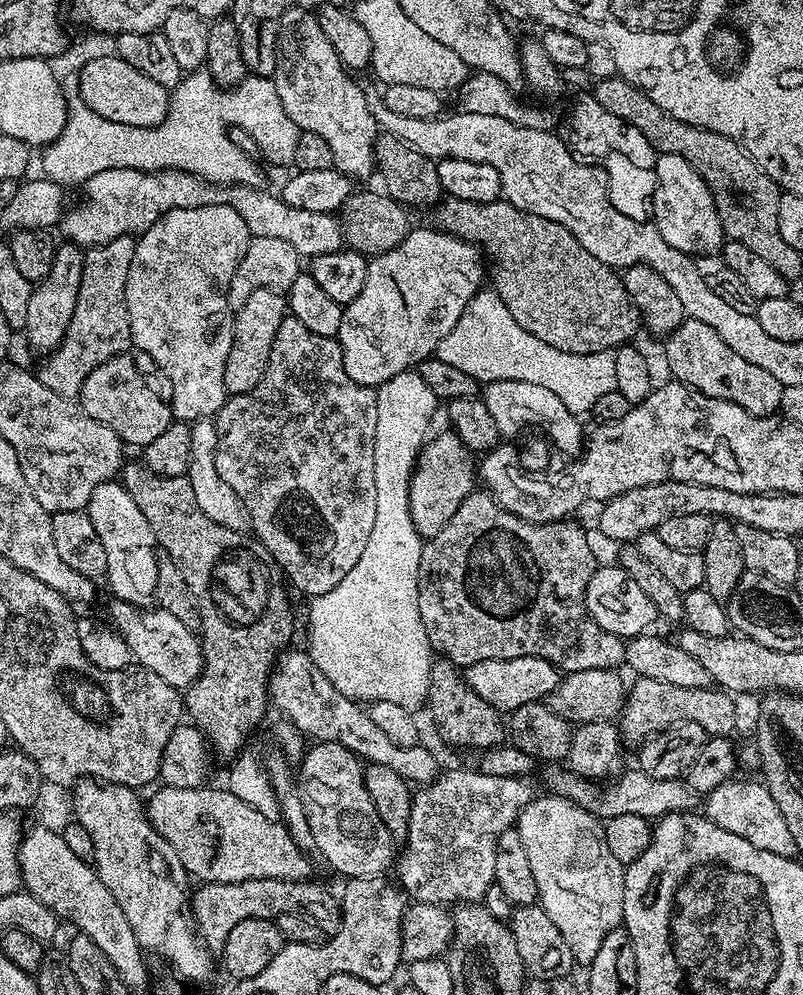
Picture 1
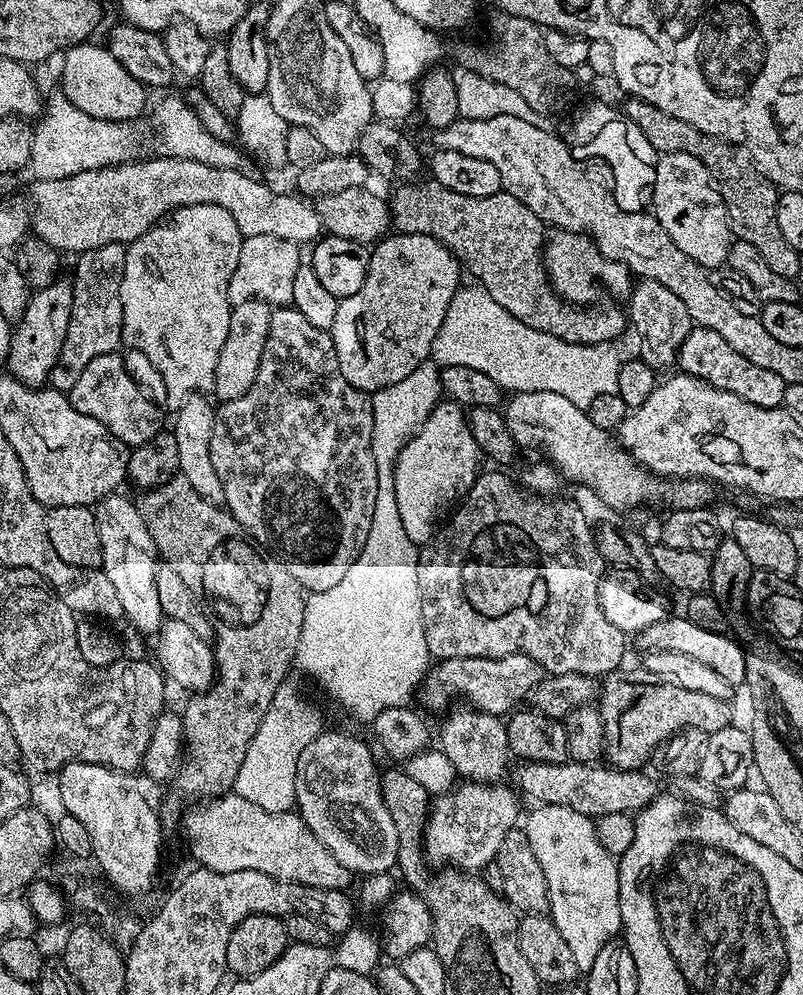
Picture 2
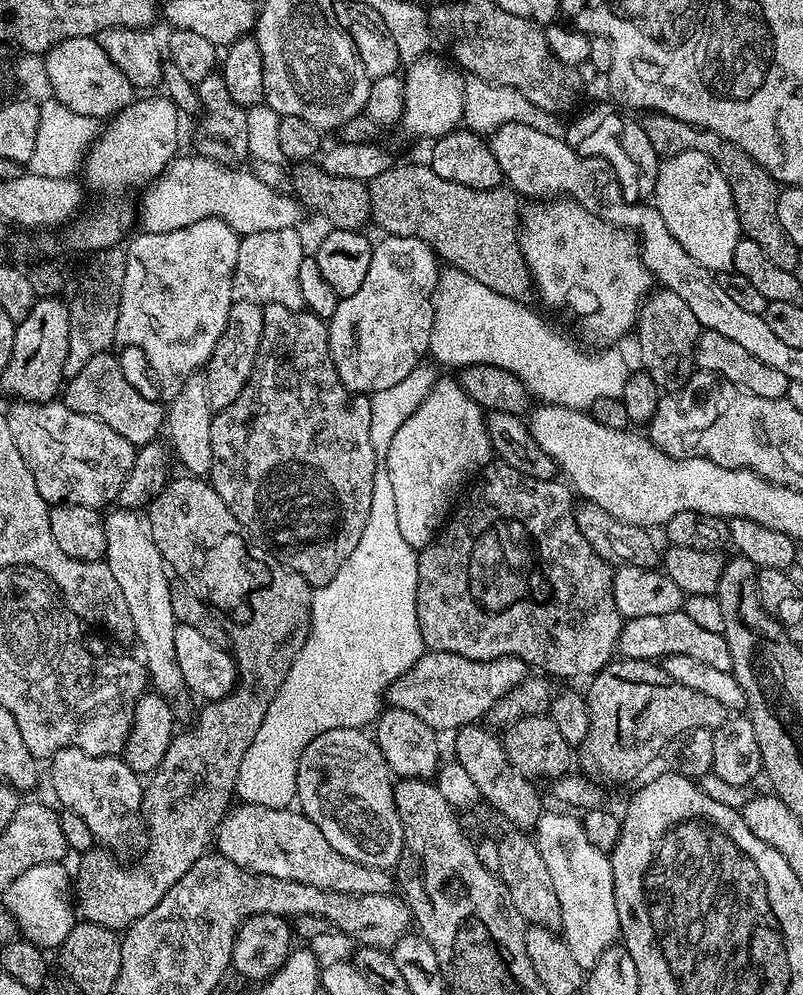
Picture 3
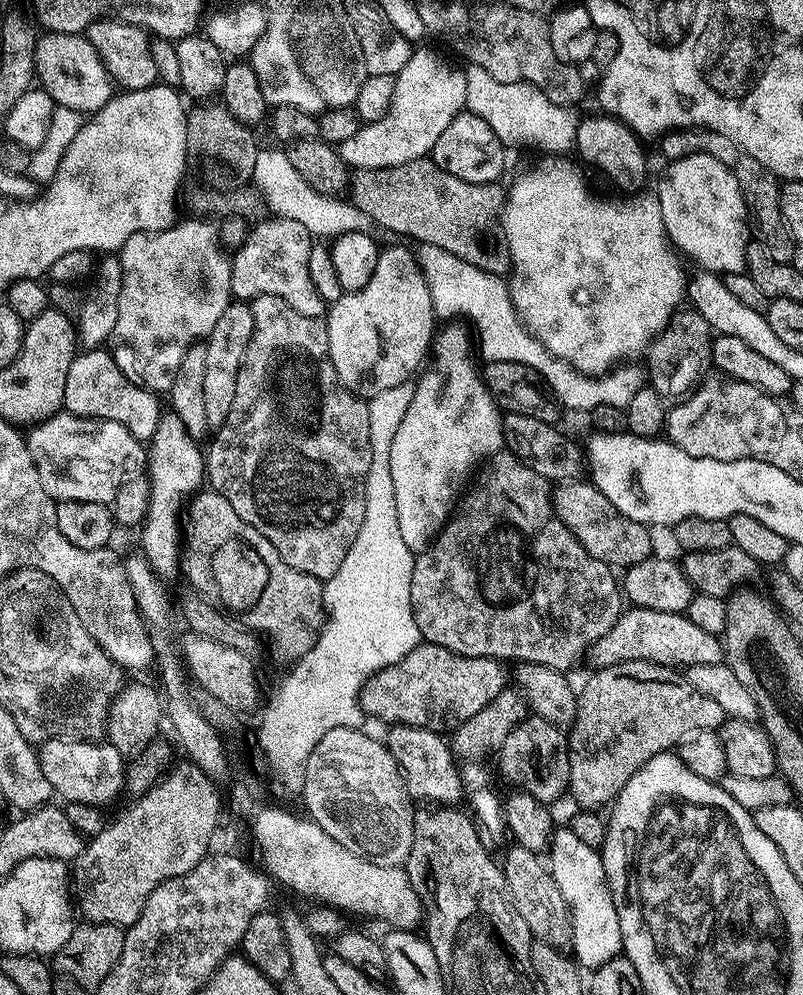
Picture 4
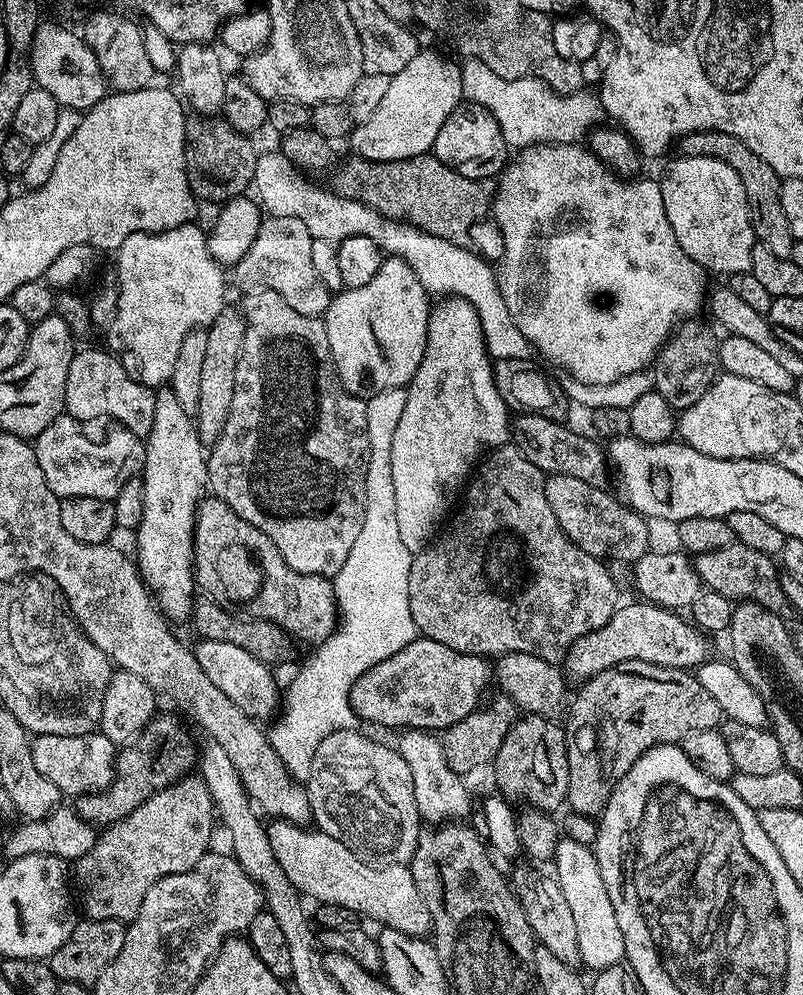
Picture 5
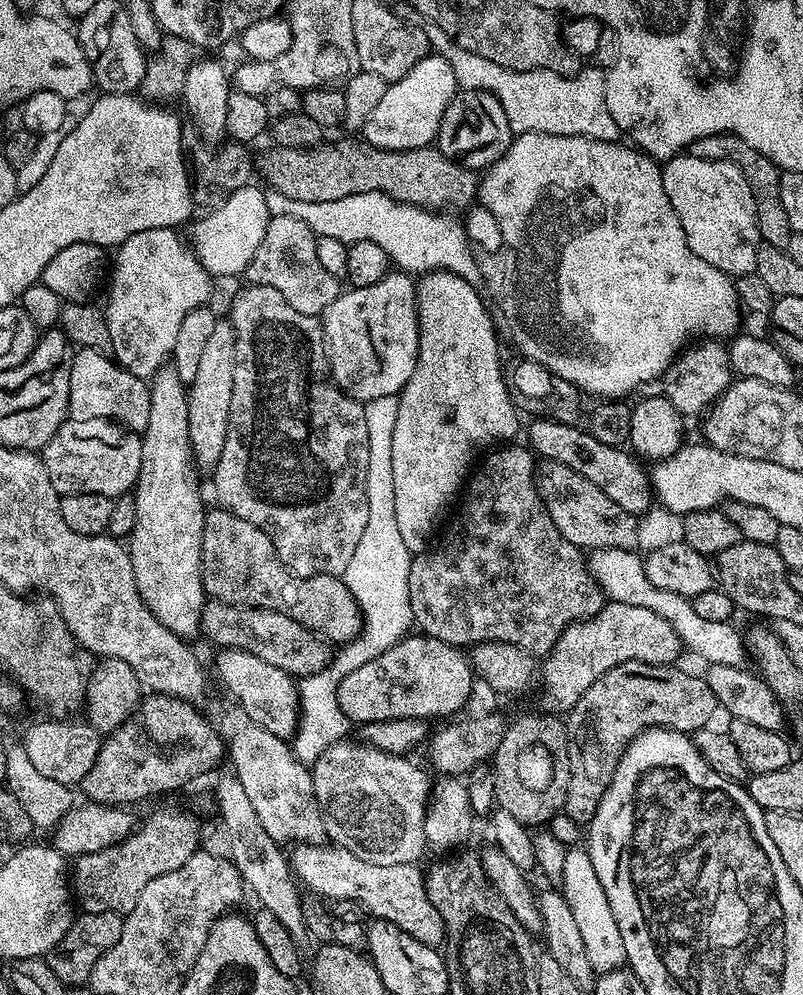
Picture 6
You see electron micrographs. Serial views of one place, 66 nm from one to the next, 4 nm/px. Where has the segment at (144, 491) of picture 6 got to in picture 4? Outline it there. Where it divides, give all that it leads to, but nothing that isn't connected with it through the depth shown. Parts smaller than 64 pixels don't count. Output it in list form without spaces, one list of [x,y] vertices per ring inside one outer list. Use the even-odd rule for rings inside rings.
[[[168,410],[161,415],[158,430],[154,430],[152,439],[146,448],[146,475],[152,484],[152,493],[150,494],[148,517],[144,519],[142,525],[142,531],[144,531],[142,554],[147,557],[152,568],[159,574],[165,574],[172,567],[175,569],[180,563],[180,513],[178,514],[180,498],[183,495],[183,498],[189,497],[206,480],[206,456],[195,444],[197,444],[195,437],[189,435],[182,426],[182,420],[178,418],[178,414]]]

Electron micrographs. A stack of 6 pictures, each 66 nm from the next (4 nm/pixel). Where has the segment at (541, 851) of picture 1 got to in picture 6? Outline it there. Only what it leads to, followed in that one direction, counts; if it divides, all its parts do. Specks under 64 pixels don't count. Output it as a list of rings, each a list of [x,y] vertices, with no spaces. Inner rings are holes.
[[[587,847],[568,848],[558,888],[564,893],[566,906],[570,906],[574,914],[582,942],[586,945],[586,955],[590,957],[590,966],[594,966],[598,974],[625,967],[628,958],[626,942],[622,942],[622,933],[618,930],[618,922],[614,922],[614,910],[610,910],[610,902],[606,902],[606,890],[602,890],[602,882],[598,882],[598,874],[594,874],[594,862],[590,862]]]

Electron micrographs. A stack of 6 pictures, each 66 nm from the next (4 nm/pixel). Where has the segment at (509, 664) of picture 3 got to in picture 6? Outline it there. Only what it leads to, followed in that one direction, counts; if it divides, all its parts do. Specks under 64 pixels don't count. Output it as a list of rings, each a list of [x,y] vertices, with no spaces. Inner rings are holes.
[[[409,634],[393,648],[387,648],[376,661],[366,662],[366,666],[358,666],[358,670],[350,670],[350,674],[342,678],[338,686],[338,706],[342,706],[342,714],[346,714],[346,718],[356,726],[394,718],[414,718],[425,722],[431,721],[431,716],[452,718],[471,698],[472,680],[474,673],[469,657],[461,649],[430,636]]]

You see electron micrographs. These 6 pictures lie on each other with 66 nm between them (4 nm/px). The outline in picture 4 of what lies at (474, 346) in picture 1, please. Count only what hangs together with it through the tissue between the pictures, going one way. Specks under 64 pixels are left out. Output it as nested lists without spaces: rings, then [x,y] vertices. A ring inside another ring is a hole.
[[[429,244],[423,245],[419,249],[418,259],[424,271],[424,277],[427,278],[428,289],[432,295],[432,311],[436,313],[437,317],[441,321],[444,321],[452,320],[455,316],[465,316],[472,323],[473,330],[476,331],[474,340],[478,345],[478,356],[481,361],[522,362],[522,366],[530,366],[530,370],[534,370],[540,375],[540,379],[546,385],[547,391],[565,409],[567,409],[566,407],[577,408],[578,411],[584,412],[584,414],[591,413],[594,406],[602,406],[603,404],[625,409],[630,402],[630,398],[634,398],[634,394],[640,388],[645,387],[646,372],[641,365],[639,368],[636,364],[625,363],[623,366],[613,367],[611,370],[599,376],[585,376],[584,373],[580,372],[572,364],[568,364],[561,357],[552,354],[544,343],[534,333],[529,332],[527,326],[520,320],[520,315],[516,312],[516,307],[512,305],[512,293],[509,285],[505,281],[503,284],[500,281],[503,279],[499,275],[493,272],[486,272],[470,262],[466,262],[446,250],[442,250],[438,246],[430,246]]]

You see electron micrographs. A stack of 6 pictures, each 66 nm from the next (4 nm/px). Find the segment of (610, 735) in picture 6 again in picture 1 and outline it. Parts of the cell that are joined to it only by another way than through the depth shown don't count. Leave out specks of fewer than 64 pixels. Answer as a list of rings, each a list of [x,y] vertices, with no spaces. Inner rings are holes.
[[[636,678],[631,681],[624,697],[624,707],[620,709],[618,727],[625,745],[639,746],[645,740],[655,736],[657,732],[665,732],[667,728],[673,728],[675,724],[697,724],[702,726],[709,737],[731,737],[736,728],[736,704],[729,693],[713,686],[711,688],[699,688],[690,690],[687,686],[670,686],[670,682],[654,682],[654,678]]]

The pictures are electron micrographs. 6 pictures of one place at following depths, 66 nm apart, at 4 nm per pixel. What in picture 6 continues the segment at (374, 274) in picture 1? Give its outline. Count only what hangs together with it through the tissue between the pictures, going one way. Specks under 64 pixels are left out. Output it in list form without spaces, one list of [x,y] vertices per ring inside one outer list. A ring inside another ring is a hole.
[[[399,270],[389,271],[382,282],[361,288],[349,287],[341,291],[340,297],[322,314],[324,343],[328,346],[328,367],[331,379],[337,386],[355,400],[367,402],[374,398],[399,396],[400,391],[410,382],[418,358],[420,323],[416,309],[416,280],[409,273]]]

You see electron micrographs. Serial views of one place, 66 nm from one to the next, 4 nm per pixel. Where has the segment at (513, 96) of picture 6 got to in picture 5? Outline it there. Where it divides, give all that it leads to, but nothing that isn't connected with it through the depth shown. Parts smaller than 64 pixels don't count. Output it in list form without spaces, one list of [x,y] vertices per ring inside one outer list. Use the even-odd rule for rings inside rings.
[[[465,59],[460,64],[464,100],[482,106],[498,122],[505,145],[519,150],[530,144],[574,144],[583,141],[605,119],[604,107],[595,91],[581,90],[562,95],[532,76],[504,80],[486,62]]]

